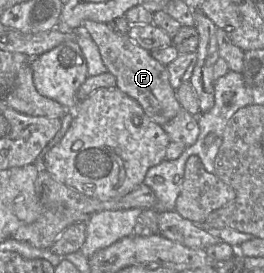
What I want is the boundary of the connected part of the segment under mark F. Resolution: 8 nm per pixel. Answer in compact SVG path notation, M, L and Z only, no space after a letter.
M86 20L82 25L96 43L108 72L115 76L116 88L136 100L147 117L163 126L178 114L182 106L170 85L167 67L153 58L150 51L137 45L128 35L114 32L107 23Z

